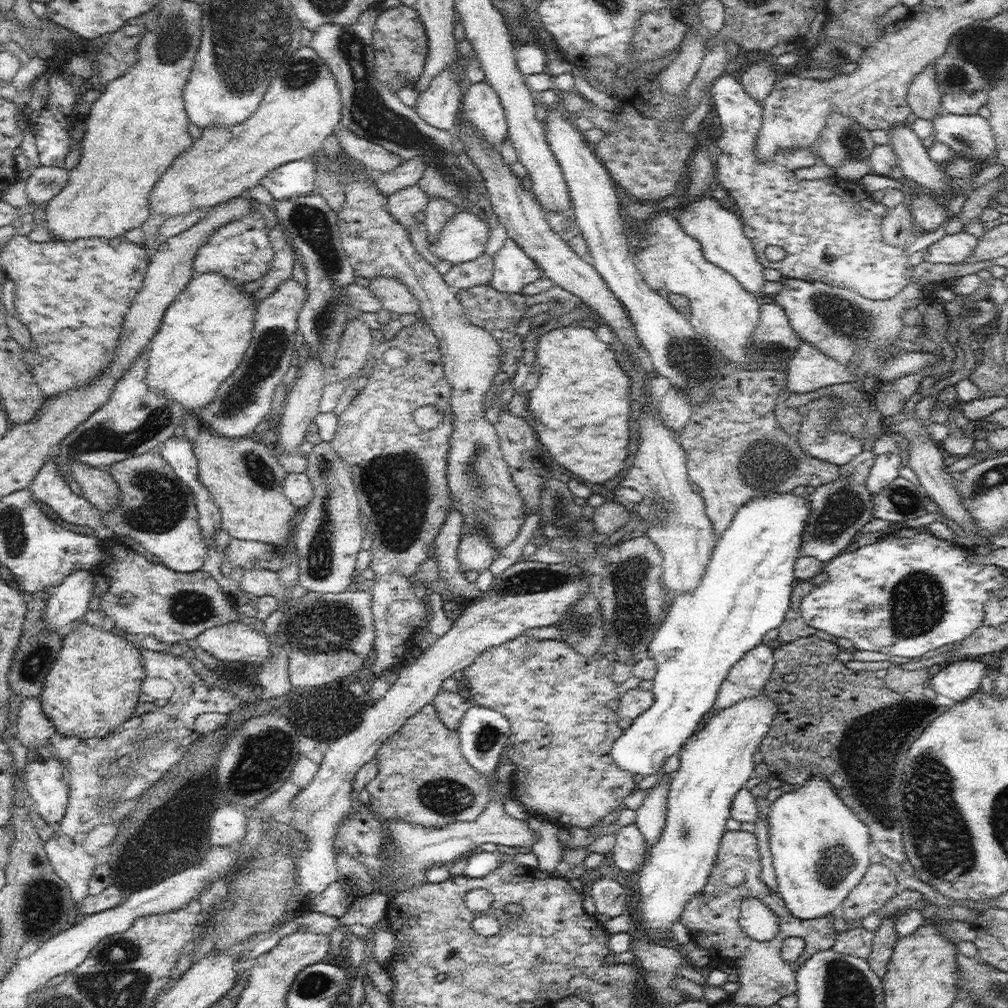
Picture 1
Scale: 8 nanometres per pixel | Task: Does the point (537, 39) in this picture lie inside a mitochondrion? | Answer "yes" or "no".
no

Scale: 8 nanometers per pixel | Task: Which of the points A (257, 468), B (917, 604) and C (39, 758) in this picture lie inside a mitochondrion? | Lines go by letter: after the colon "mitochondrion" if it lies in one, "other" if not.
A: mitochondrion
B: mitochondrion
C: other

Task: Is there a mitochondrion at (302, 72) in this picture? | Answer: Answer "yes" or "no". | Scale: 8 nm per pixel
yes

